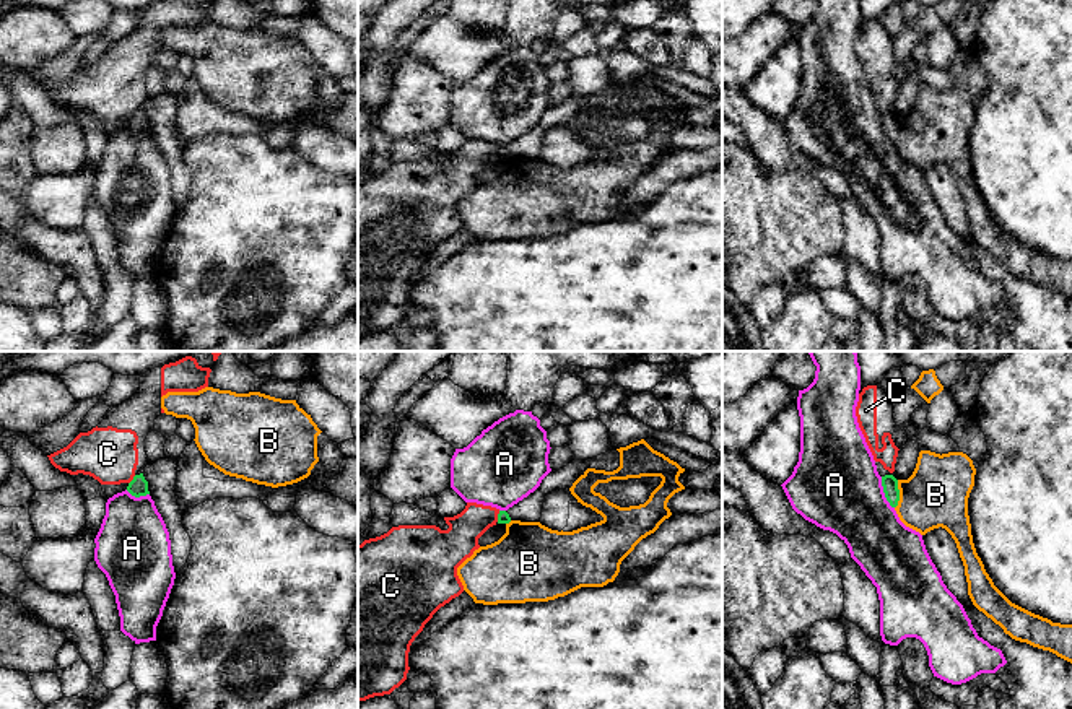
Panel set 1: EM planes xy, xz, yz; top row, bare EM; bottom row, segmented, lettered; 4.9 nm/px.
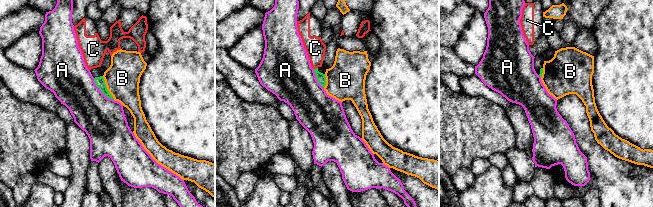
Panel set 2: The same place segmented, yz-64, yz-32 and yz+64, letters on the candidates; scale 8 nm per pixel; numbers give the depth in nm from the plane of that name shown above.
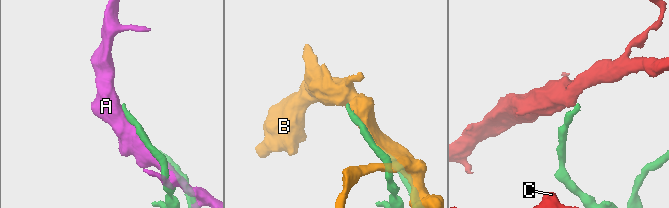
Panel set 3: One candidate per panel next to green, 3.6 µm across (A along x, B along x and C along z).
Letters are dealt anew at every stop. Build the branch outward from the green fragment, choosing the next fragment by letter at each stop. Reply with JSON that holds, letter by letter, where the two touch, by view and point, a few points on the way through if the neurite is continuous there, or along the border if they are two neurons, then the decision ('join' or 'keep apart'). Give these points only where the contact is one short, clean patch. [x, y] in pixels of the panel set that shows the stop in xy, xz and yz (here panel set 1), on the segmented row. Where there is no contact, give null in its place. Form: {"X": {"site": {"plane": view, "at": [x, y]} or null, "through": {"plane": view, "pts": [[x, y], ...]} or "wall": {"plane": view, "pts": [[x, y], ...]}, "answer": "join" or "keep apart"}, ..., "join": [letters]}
{"A": {"site": {"plane": "yz", "at": [884, 491]}, "answer": "keep apart"}, "B": {"site": {"plane": "yz", "at": [898, 495]}, "answer": "keep apart"}, "C": {"site": {"plane": "xy", "at": [132, 480]}, "wall": {"plane": "xy", "pts": [[135, 475], [129, 483]]}, "answer": "keep apart"}, "join": []}

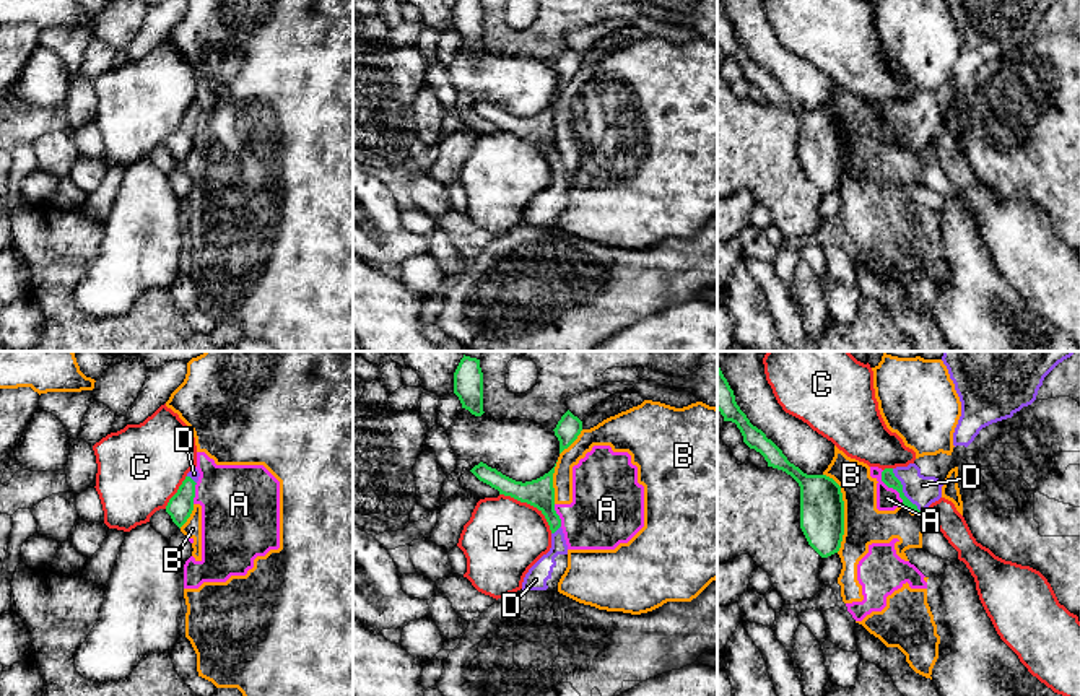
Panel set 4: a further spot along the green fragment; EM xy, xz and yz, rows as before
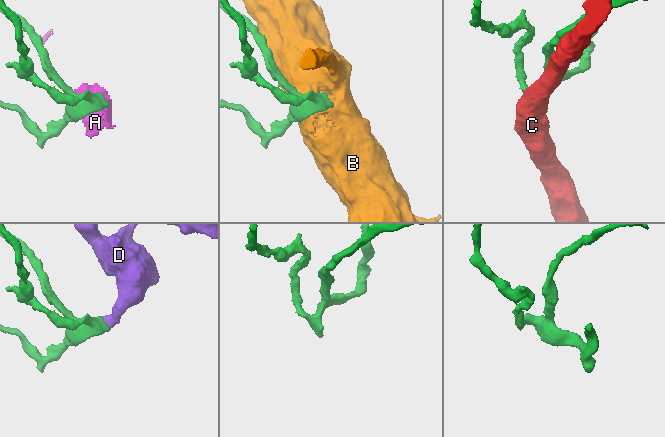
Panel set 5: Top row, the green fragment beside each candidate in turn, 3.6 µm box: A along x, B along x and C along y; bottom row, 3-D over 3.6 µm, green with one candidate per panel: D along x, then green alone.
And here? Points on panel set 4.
{"A": {"site": {"plane": "yz", "at": [890, 487]}, "wall": {"plane": "yz", "pts": [[882, 470], [882, 480], [898, 493], [903, 503]]}, "answer": "keep apart"}, "B": {"site": {"plane": "yz", "at": [843, 511]}, "answer": "keep apart"}, "C": {"site": {"plane": "xz", "at": [531, 504]}, "answer": "keep apart"}, "D": {"site": {"plane": "yz", "at": [901, 490]}, "through": {"plane": "yz", "pts": [[888, 478], [901, 490], [919, 490]]}, "answer": "join"}, "join": ["D"]}

